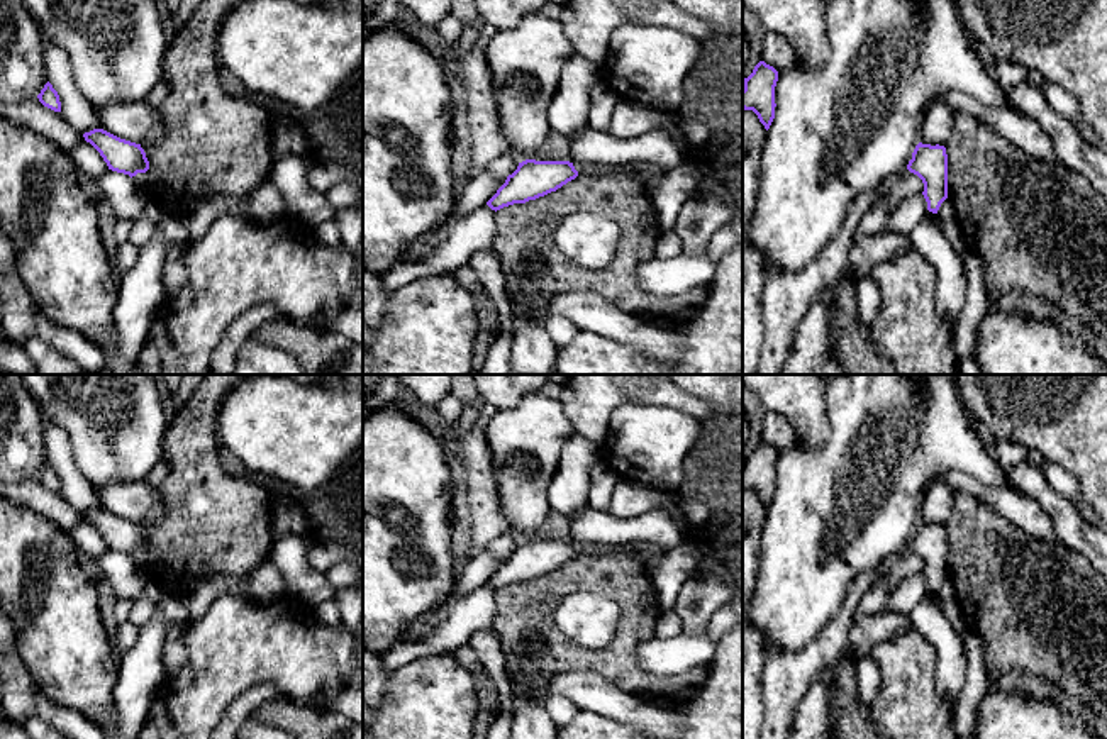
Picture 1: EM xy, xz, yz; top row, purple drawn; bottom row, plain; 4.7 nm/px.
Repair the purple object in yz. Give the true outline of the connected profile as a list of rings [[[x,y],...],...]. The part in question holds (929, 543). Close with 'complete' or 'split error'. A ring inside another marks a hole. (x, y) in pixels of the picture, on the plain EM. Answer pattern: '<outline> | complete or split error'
[[[919,522],[912,532],[907,549],[922,559],[922,575],[927,581],[927,590],[937,593],[941,583],[948,578],[946,527]]] | complete

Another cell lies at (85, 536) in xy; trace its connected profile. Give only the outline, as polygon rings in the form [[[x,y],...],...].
[[[86,520],[81,522],[76,529],[73,529],[70,536],[78,551],[81,551],[92,561],[108,551],[108,546],[100,536],[100,532]]]

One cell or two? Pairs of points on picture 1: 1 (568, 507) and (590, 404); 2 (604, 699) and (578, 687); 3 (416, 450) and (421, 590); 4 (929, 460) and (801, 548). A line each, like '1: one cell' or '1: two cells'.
1: two cells
2: one cell
3: one cell
4: one cell

